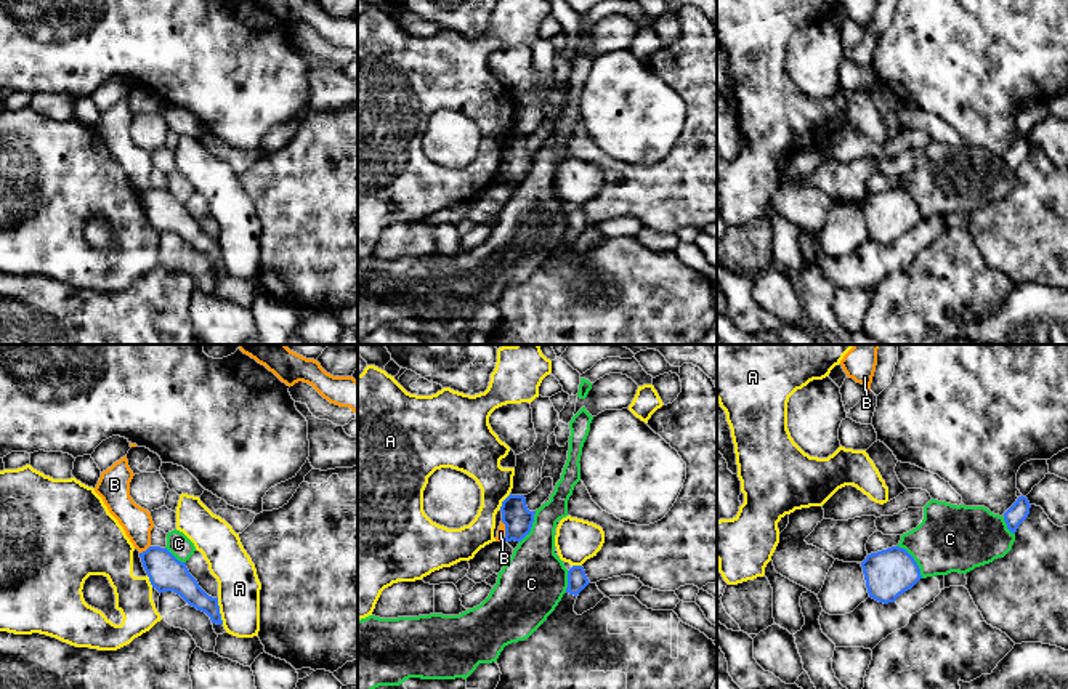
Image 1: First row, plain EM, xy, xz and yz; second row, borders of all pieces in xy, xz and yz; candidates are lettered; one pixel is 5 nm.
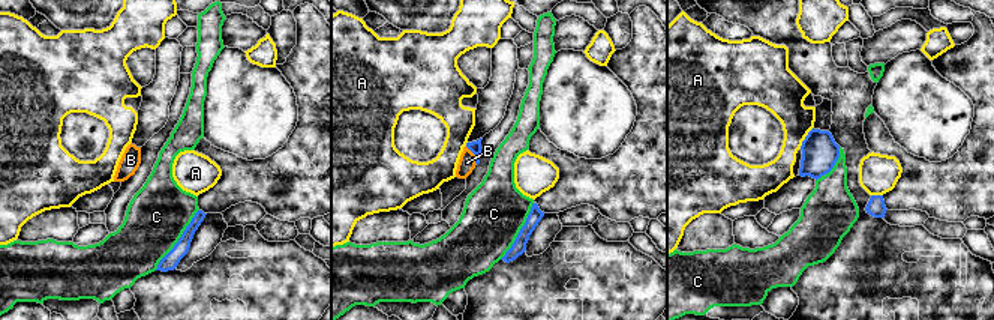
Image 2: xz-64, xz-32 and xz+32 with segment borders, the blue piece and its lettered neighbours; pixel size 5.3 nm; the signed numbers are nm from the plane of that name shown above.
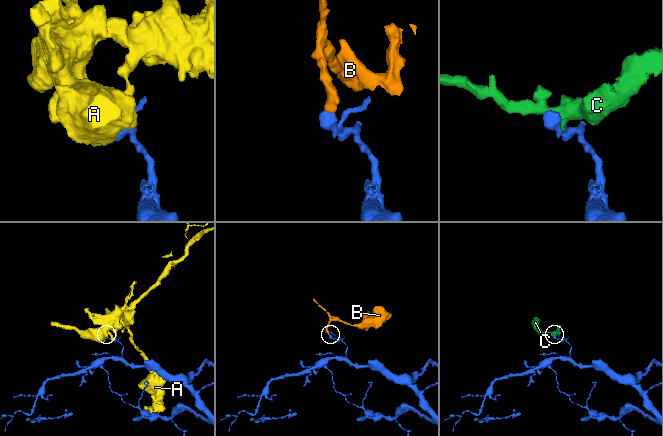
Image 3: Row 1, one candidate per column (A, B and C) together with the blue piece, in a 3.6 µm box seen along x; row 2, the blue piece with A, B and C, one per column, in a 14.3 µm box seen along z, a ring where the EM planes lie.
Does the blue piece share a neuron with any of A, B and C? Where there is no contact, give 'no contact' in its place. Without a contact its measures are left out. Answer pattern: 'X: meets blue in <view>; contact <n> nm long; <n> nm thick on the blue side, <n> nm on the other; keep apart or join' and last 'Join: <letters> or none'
A: meets blue in xy; contact 140 nm long; 120 nm thick on the blue side, 200 nm on the other; keep apart
B: meets blue in xy; contact 70 nm long; 180 nm thick on the blue side, 150 nm on the other; keep apart
C: meets blue in yz; contact 220 nm long; 240 nm thick on the blue side, 340 nm on the other; keep apart
Join: none

